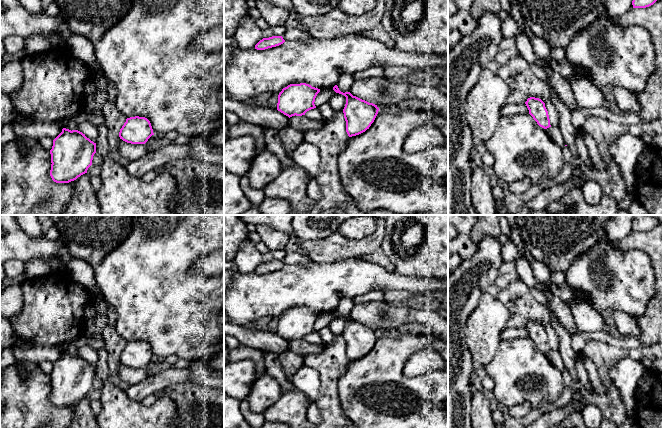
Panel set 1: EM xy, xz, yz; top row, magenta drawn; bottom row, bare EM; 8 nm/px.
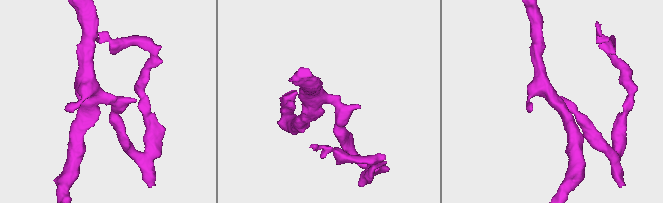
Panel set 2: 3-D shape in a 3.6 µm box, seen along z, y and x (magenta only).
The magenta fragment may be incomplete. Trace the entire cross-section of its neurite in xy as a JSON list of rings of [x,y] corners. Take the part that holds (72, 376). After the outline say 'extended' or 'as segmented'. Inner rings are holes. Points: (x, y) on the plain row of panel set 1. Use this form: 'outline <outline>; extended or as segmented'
outline [[[62,353],[53,364],[50,400],[56,407],[69,407],[87,397],[96,377],[96,367],[78,354]]]; as segmented

